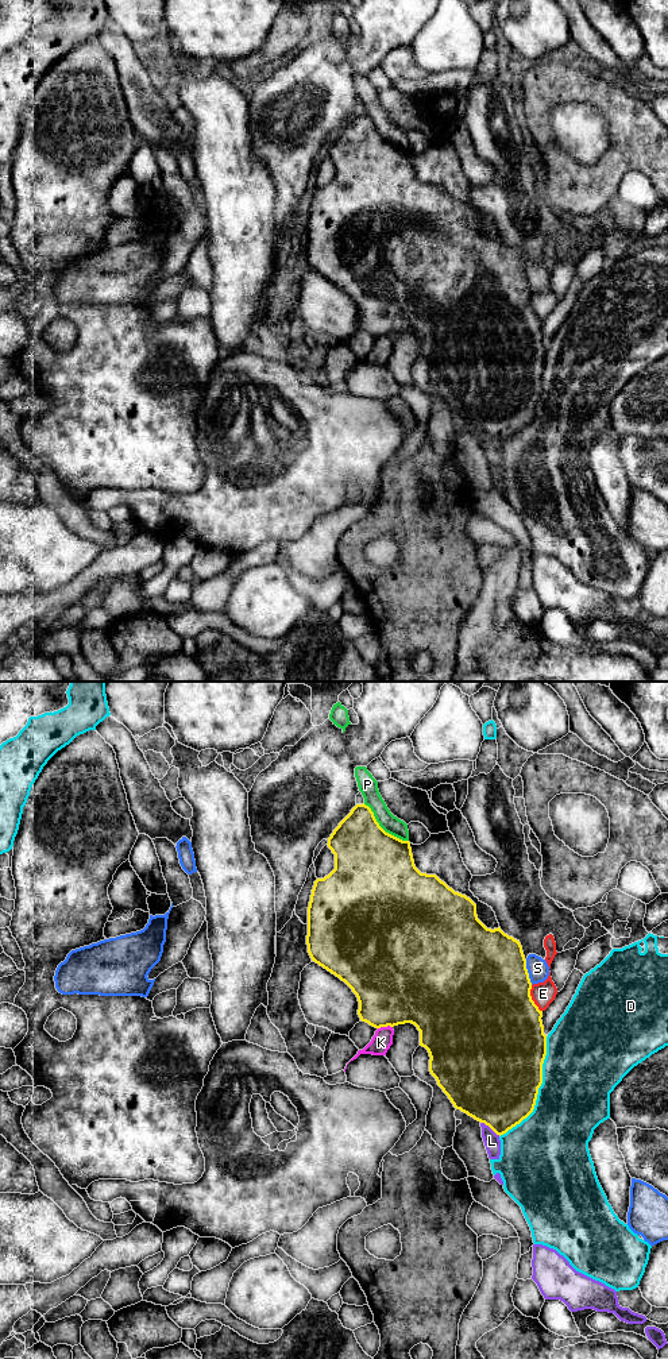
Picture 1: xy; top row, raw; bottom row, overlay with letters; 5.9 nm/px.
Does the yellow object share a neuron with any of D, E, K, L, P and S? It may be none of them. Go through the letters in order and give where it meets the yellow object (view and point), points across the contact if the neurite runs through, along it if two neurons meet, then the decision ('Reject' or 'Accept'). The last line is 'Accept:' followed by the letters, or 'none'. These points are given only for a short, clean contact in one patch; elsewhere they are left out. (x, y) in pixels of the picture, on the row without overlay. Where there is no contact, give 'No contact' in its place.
D: Touches yellow at xy (537, 400). Reject
E: Touches yellow at xy (531, 308). Reject
K: Touches yellow at xy (385, 335). Boundary: xy (392, 335), (381, 335), (378, 338). Reject
L: Touches yellow at xy (490, 436). Boundary: xy (481, 431), (499, 444). Reject
P: Touches yellow at xy (381, 136). Boundary: xy (363, 112), (386, 141), (408, 150). Reject
S: Touches yellow at xy (526, 281). Reject
Accept: none

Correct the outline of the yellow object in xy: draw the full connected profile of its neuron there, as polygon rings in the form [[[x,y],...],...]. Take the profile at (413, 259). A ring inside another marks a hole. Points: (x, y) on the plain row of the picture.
[[[356,113],[339,132],[328,147],[328,157],[335,163],[335,178],[324,188],[314,190],[308,216],[308,262],[316,273],[344,290],[359,310],[358,324],[362,331],[375,337],[394,336],[412,332],[420,340],[420,355],[429,362],[429,381],[437,394],[448,405],[456,418],[489,435],[497,444],[503,444],[534,418],[538,397],[542,393],[542,372],[547,364],[547,344],[542,335],[542,320],[530,305],[532,292],[526,278],[526,269],[520,250],[505,243],[501,236],[487,238],[476,224],[476,213],[459,201],[455,201],[436,184],[421,182],[413,169],[409,150],[402,150],[386,142],[377,131],[368,115]]]

